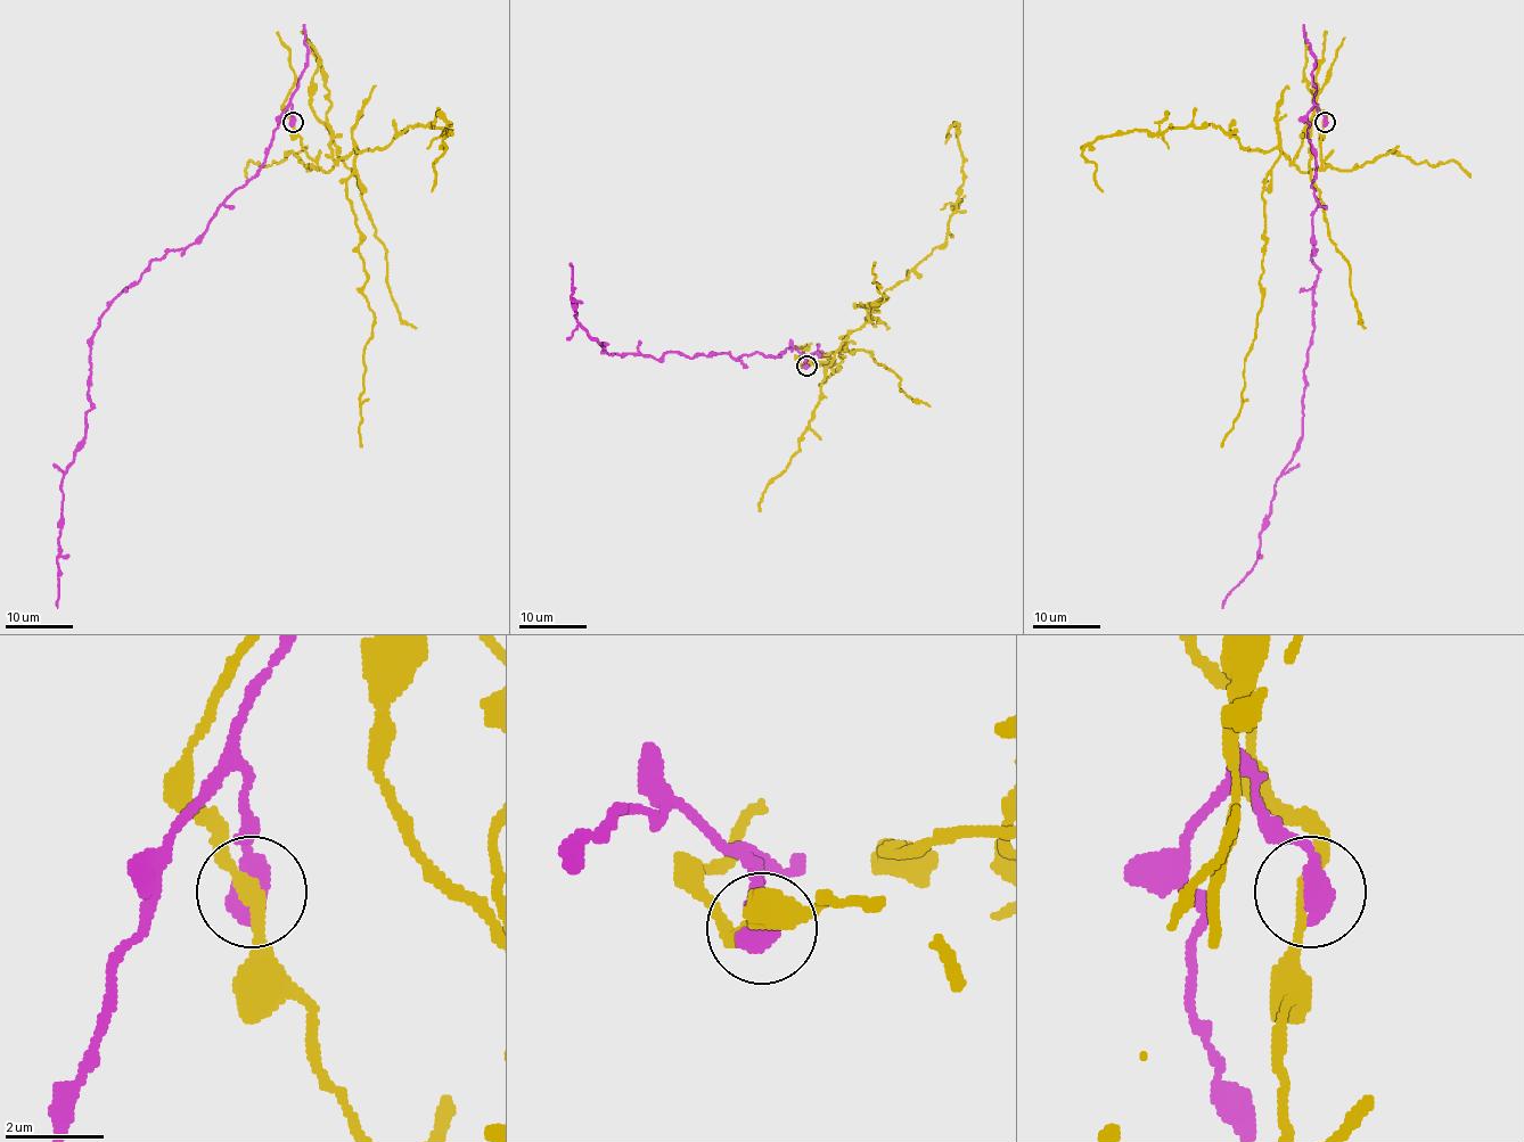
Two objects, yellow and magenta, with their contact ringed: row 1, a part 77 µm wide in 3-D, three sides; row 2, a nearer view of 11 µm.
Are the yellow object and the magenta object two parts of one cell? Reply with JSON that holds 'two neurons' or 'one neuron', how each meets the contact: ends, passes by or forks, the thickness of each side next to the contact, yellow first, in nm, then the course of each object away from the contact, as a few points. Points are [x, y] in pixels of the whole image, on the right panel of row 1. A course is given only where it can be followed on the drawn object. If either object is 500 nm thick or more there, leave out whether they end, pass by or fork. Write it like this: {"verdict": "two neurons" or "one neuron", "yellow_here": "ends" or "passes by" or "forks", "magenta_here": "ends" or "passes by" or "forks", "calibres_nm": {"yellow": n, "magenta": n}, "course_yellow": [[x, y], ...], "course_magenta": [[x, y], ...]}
{"verdict": "two neurons", "calibres_nm": {"yellow": 220, "magenta": 550}, "course_yellow": [[1324, 122], [1319, 169], [1302, 172], [1283, 153], [1266, 177], [1262, 306], [1244, 362], [1242, 407], [1221, 446]], "course_magenta": [[1324, 122], [1316, 105], [1307, 114], [1319, 276], [1303, 436], [1278, 478], [1259, 557], [1221, 608]]}

